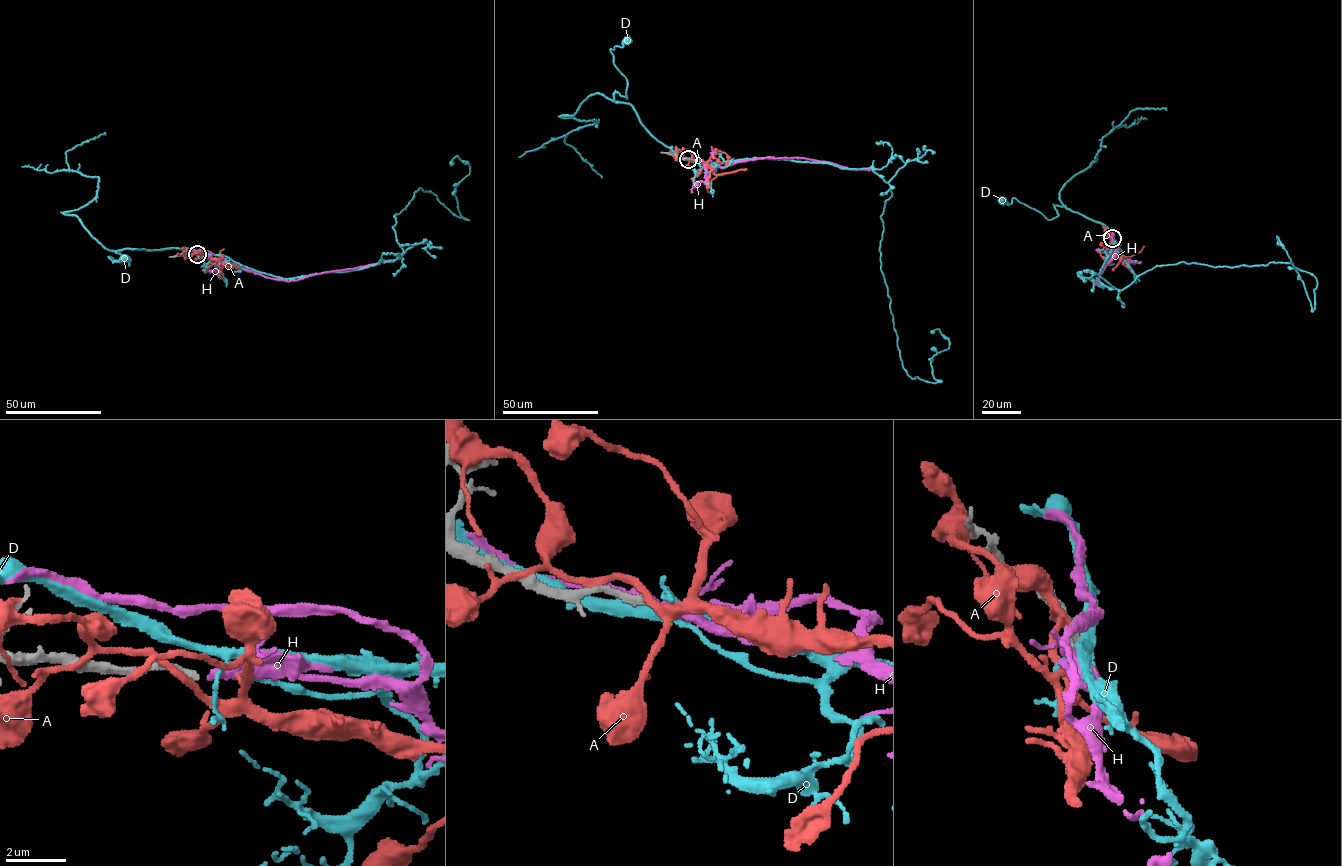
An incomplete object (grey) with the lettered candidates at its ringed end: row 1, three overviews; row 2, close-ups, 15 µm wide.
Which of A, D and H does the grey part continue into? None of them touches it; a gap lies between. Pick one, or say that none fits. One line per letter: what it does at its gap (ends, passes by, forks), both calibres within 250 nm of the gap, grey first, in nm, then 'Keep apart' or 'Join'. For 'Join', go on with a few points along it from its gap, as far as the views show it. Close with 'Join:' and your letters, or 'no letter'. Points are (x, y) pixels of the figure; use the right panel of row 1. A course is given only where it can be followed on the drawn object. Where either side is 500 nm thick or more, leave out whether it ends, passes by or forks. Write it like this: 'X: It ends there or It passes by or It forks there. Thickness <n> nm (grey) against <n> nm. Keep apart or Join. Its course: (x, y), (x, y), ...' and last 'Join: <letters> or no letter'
A: It passes by. Thickness 280 nm (grey) against 240 nm. Keep apart
D: It forks there. Thickness 280 nm (grey) against 150 nm. Keep apart
H: It passes by. Thickness 280 nm (grey) against 280 nm. Join. Its course: (1112, 239), (1117, 249), (1115, 255), (1095, 282), (1104, 287)
Join: H

